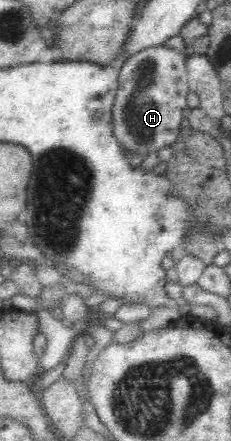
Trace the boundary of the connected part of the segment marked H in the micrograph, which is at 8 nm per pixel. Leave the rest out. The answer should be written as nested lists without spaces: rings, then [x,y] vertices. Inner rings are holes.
[[[163,45],[140,52],[121,68],[111,124],[123,151],[146,159],[148,153],[171,147],[178,141],[187,108],[189,83],[184,53]]]

